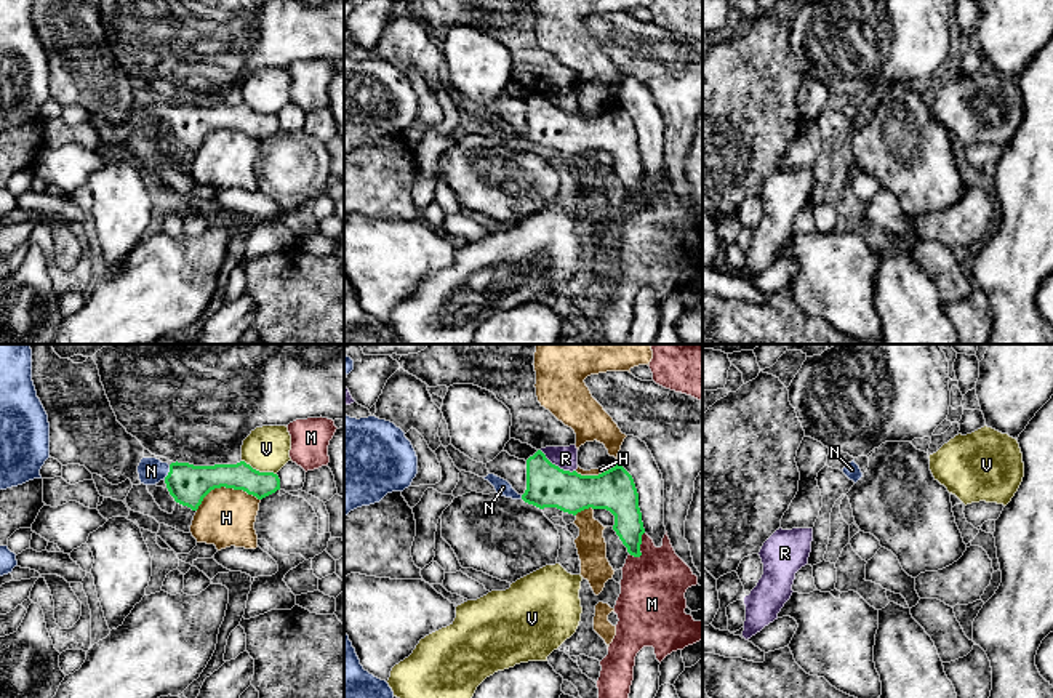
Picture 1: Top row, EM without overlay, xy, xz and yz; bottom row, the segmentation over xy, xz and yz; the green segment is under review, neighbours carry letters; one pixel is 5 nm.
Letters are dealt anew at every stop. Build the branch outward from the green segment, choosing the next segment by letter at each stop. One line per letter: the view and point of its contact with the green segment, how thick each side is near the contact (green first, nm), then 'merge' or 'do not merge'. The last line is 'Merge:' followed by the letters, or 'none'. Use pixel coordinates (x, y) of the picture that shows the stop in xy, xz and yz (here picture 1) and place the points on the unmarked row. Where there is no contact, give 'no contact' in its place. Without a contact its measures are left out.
H: meets green in xy at (226, 128); 200 nm thick on the green side, 300 nm on the other; do not merge
M: meets green in xz at (639, 188); 170 nm thick on the green side, 320 nm on the other; do not merge
N: meets green in xy at (168, 114); 200 nm thick on the green side, 130 nm on the other; merge
R: meets green in xz at (557, 108); 220 nm thick on the green side, 110 nm on the other; do not merge
V: meets green in xy at (258, 112); 140 nm thick on the green side, 220 nm on the other; do not merge
Merge: N

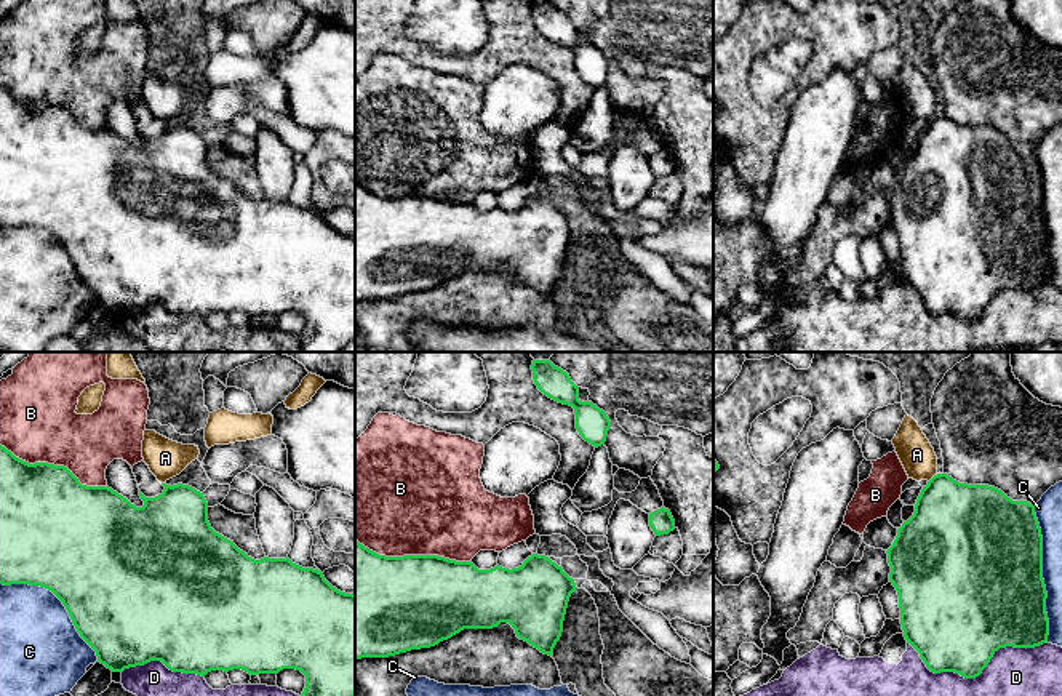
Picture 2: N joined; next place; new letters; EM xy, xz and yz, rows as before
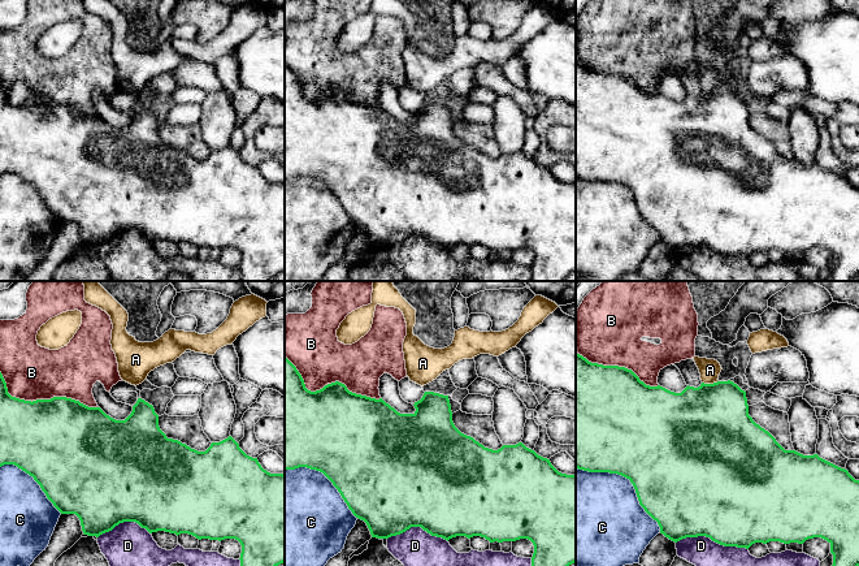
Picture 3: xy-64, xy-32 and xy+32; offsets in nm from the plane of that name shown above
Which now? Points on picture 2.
A: meets green in yz at (933, 119); 400 nm thick on the green side, 170 nm on the other; merge
B: meets green in xz at (413, 197); 480 nm thick on the green side, 500 nm on the other; do not merge
C: meets green in yz at (1042, 216); 500 nm thick on the green side, 110 nm on the other; do not merge
D: meets green in yz at (976, 317); 440 nm thick on the green side, 360 nm on the other; do not merge
Merge: A

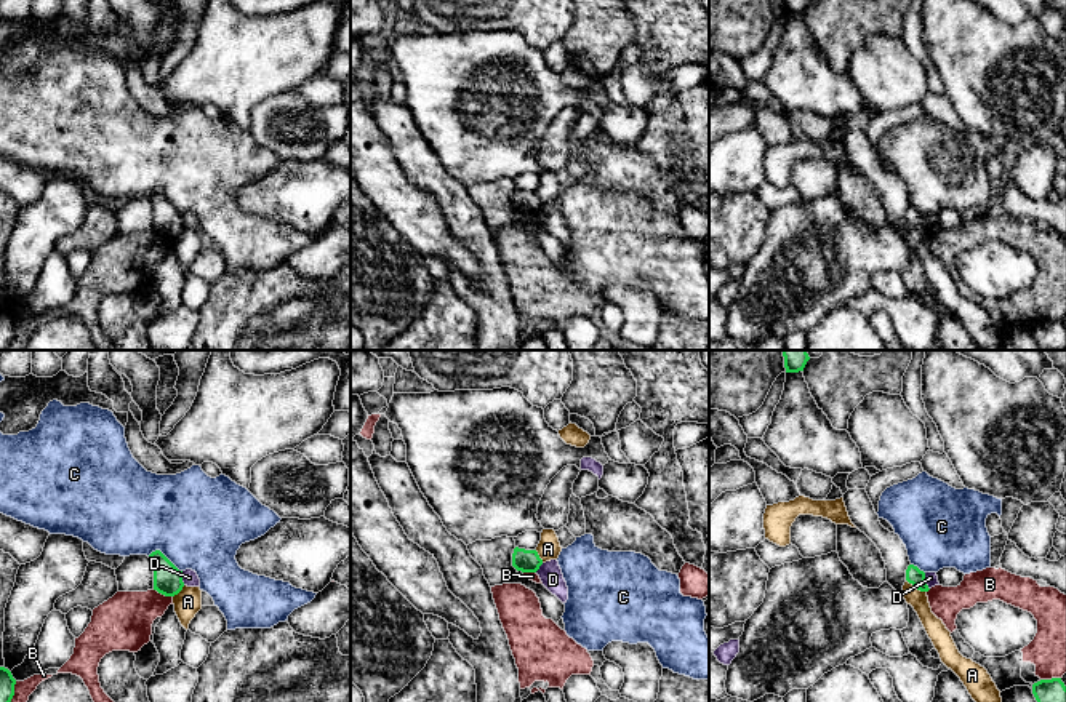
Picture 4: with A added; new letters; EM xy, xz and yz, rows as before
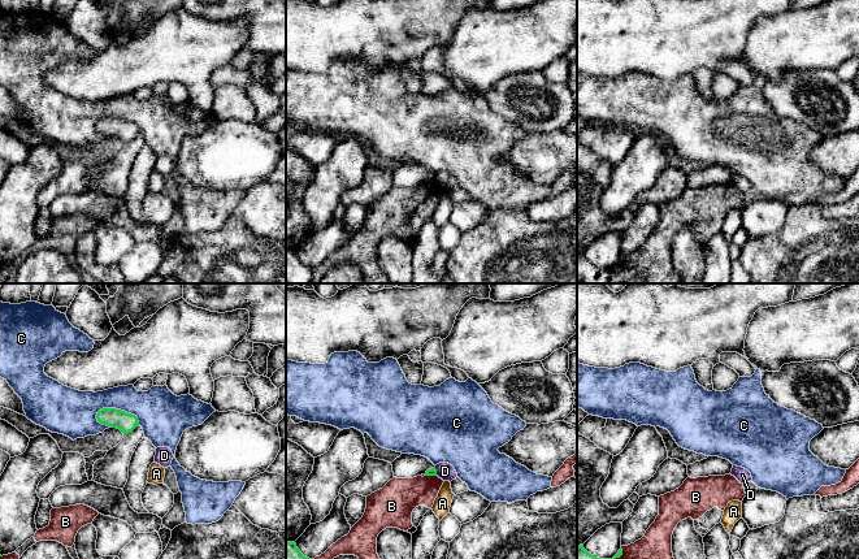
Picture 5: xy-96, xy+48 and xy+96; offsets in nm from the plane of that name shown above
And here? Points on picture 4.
A: meets green in yz at (916, 229); 90 nm thick on the green side, 100 nm on the other; do not merge
B: meets green in xy at (162, 235); 140 nm thick on the green side, 280 nm on the other; do not merge
C: meets green in xy at (164, 197); 140 nm thick on the green side, 480 nm on the other; do not merge
D: meets green in yz at (924, 223); 90 nm thick on the green side, 60 nm on the other; do not merge
Merge: none

